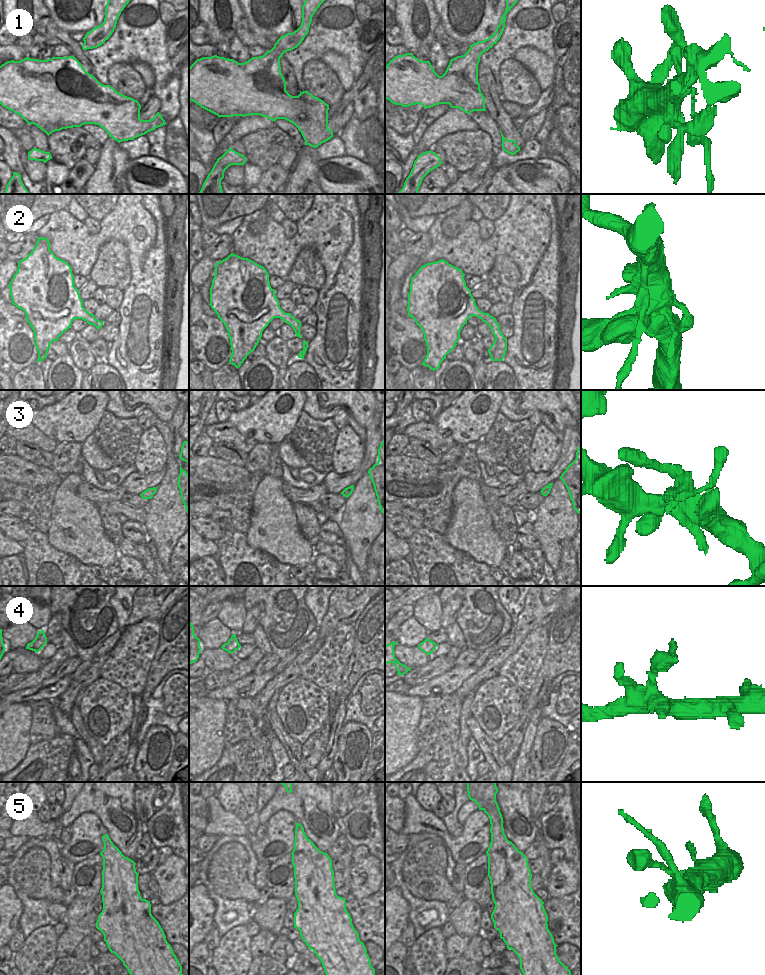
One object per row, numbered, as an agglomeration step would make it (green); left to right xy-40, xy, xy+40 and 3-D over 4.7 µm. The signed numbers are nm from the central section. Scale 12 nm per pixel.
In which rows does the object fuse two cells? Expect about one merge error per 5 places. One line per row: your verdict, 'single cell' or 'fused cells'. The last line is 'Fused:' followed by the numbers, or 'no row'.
1: fused cells
2: single cell
3: single cell
4: single cell
5: single cell
Fused: 1

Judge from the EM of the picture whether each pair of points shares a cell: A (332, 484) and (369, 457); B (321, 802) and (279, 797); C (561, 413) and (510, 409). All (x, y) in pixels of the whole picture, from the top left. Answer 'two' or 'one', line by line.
A: one
B: one
C: one

